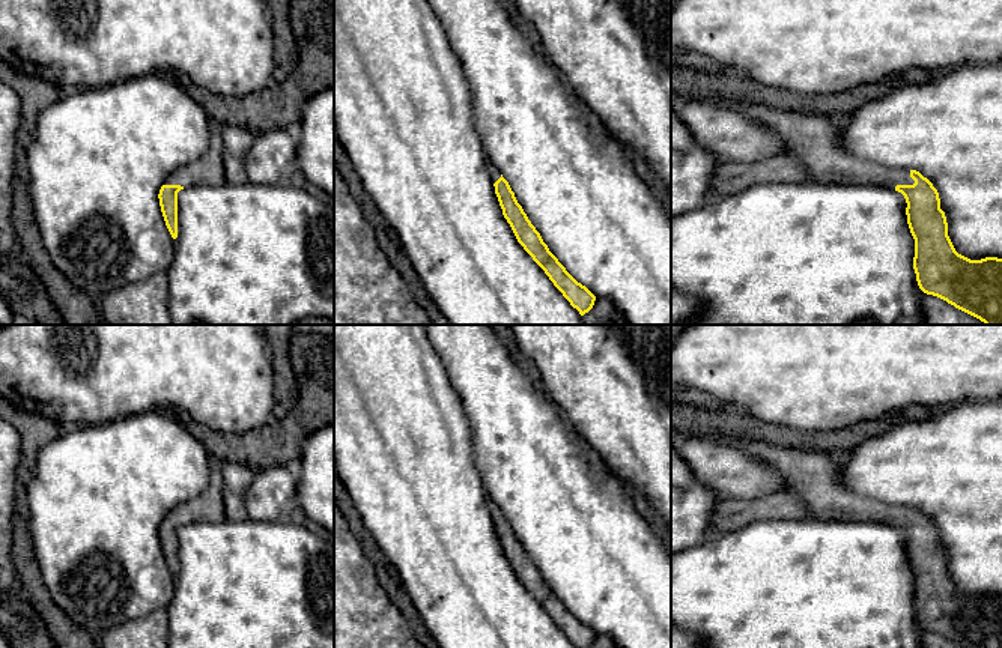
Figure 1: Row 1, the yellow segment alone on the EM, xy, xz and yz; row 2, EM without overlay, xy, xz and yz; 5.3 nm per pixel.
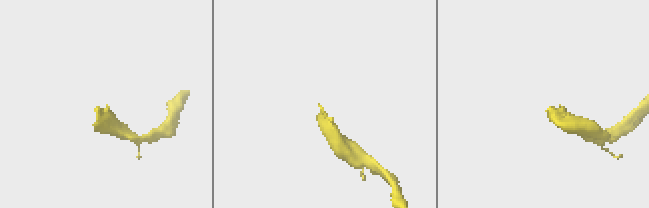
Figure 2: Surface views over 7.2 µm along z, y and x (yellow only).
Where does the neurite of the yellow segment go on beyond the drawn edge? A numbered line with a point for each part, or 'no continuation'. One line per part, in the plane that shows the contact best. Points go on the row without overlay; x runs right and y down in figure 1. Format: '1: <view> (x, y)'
1: yz (814, 477)

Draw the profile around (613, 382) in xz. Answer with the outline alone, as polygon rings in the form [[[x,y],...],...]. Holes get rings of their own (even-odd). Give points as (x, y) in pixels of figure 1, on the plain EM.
[[[507,325],[518,350],[533,361],[545,392],[558,404],[585,445],[629,490],[639,492],[671,529],[671,325]]]

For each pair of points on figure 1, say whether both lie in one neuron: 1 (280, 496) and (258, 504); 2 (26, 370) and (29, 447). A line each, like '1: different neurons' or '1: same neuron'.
1: same neuron
2: different neurons

